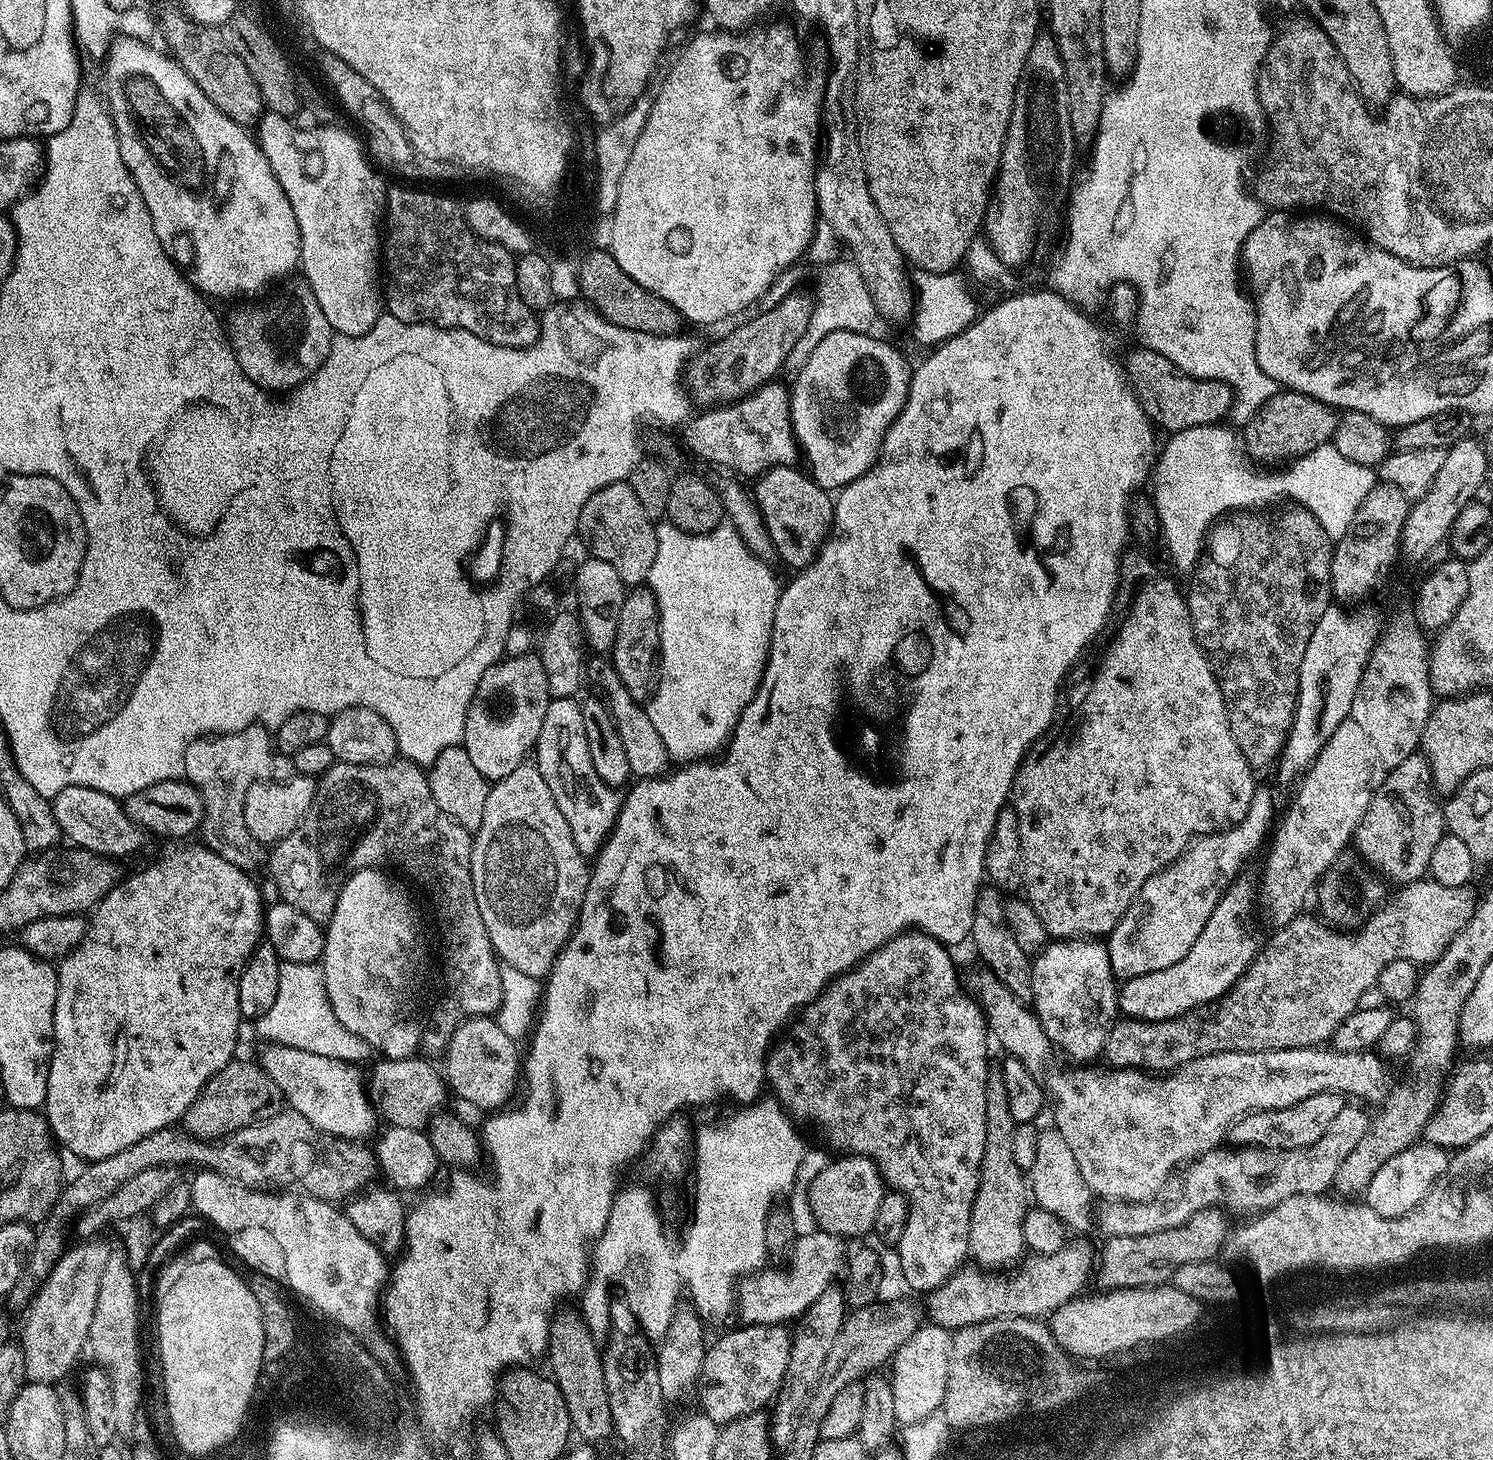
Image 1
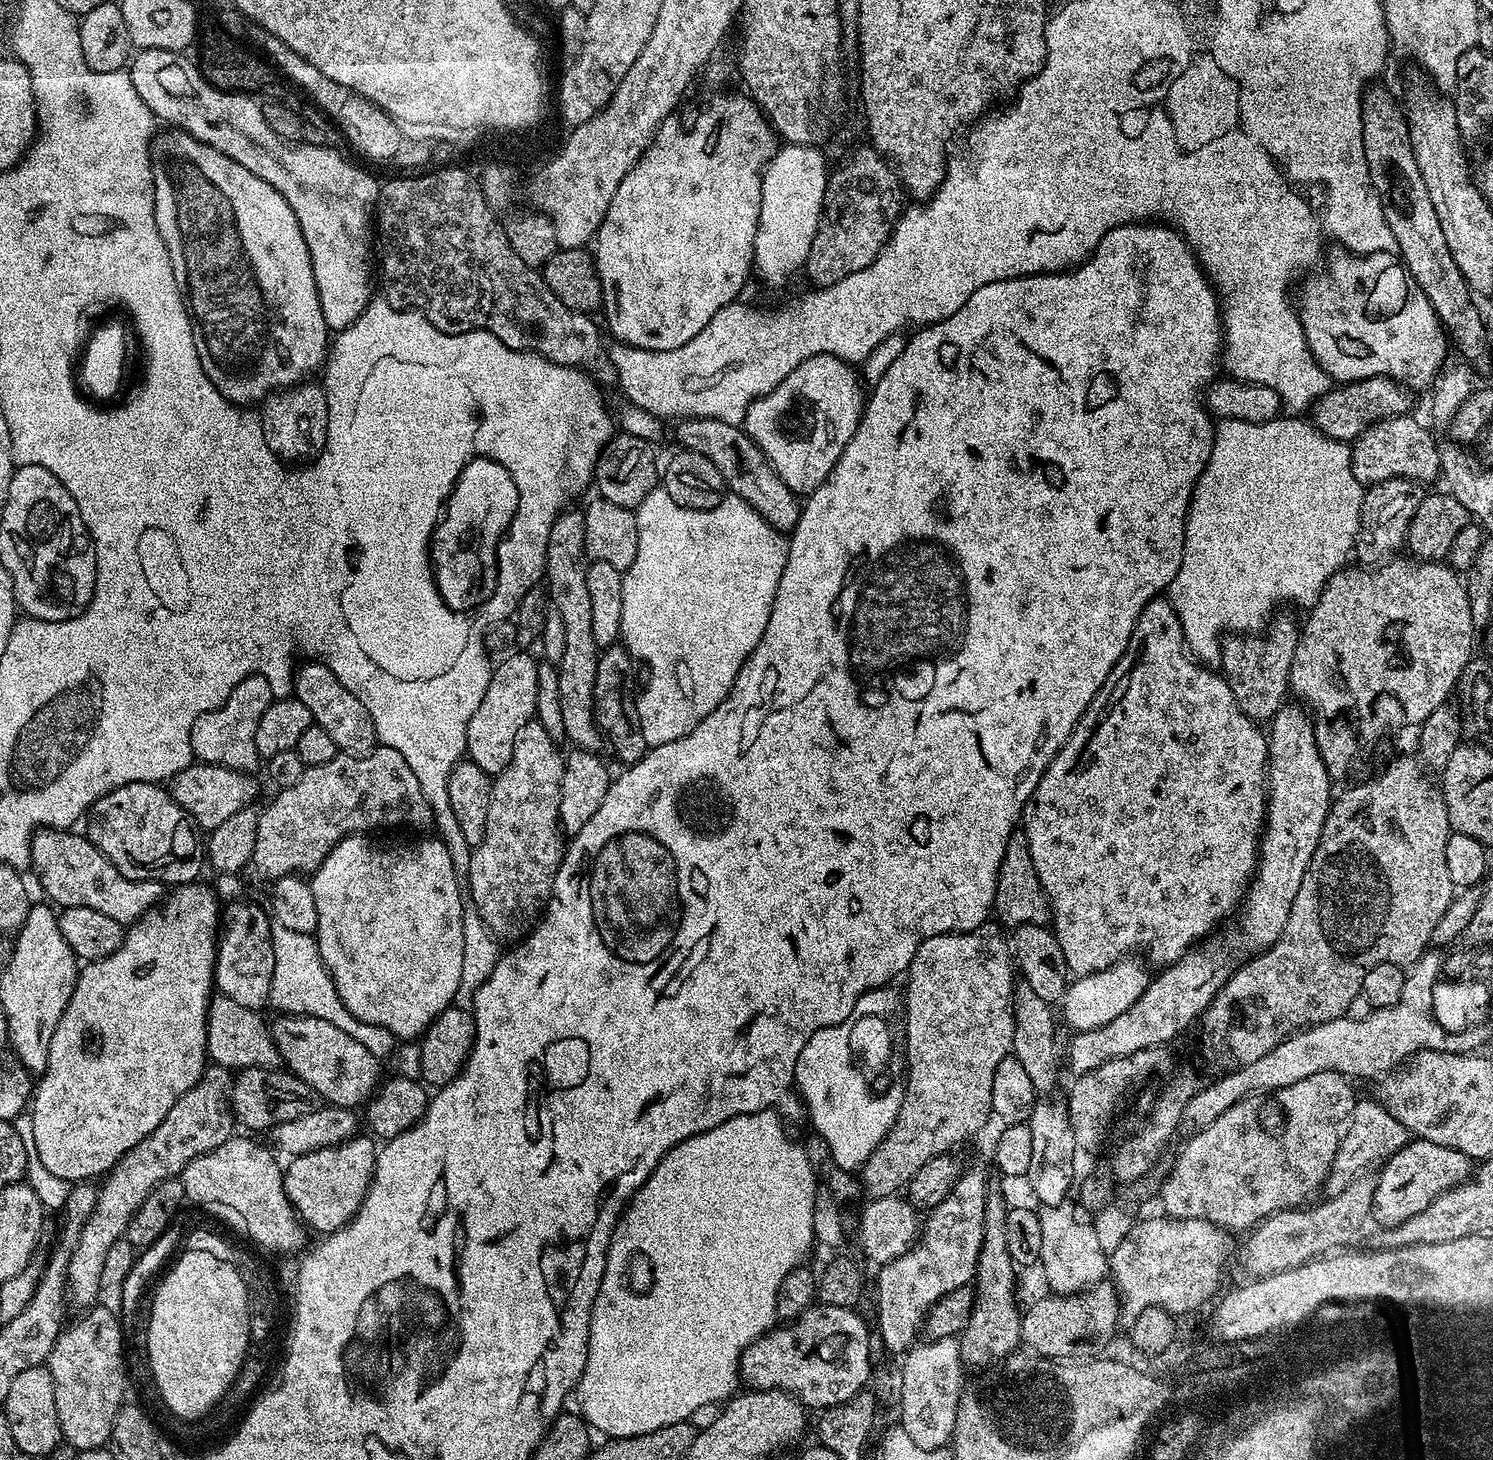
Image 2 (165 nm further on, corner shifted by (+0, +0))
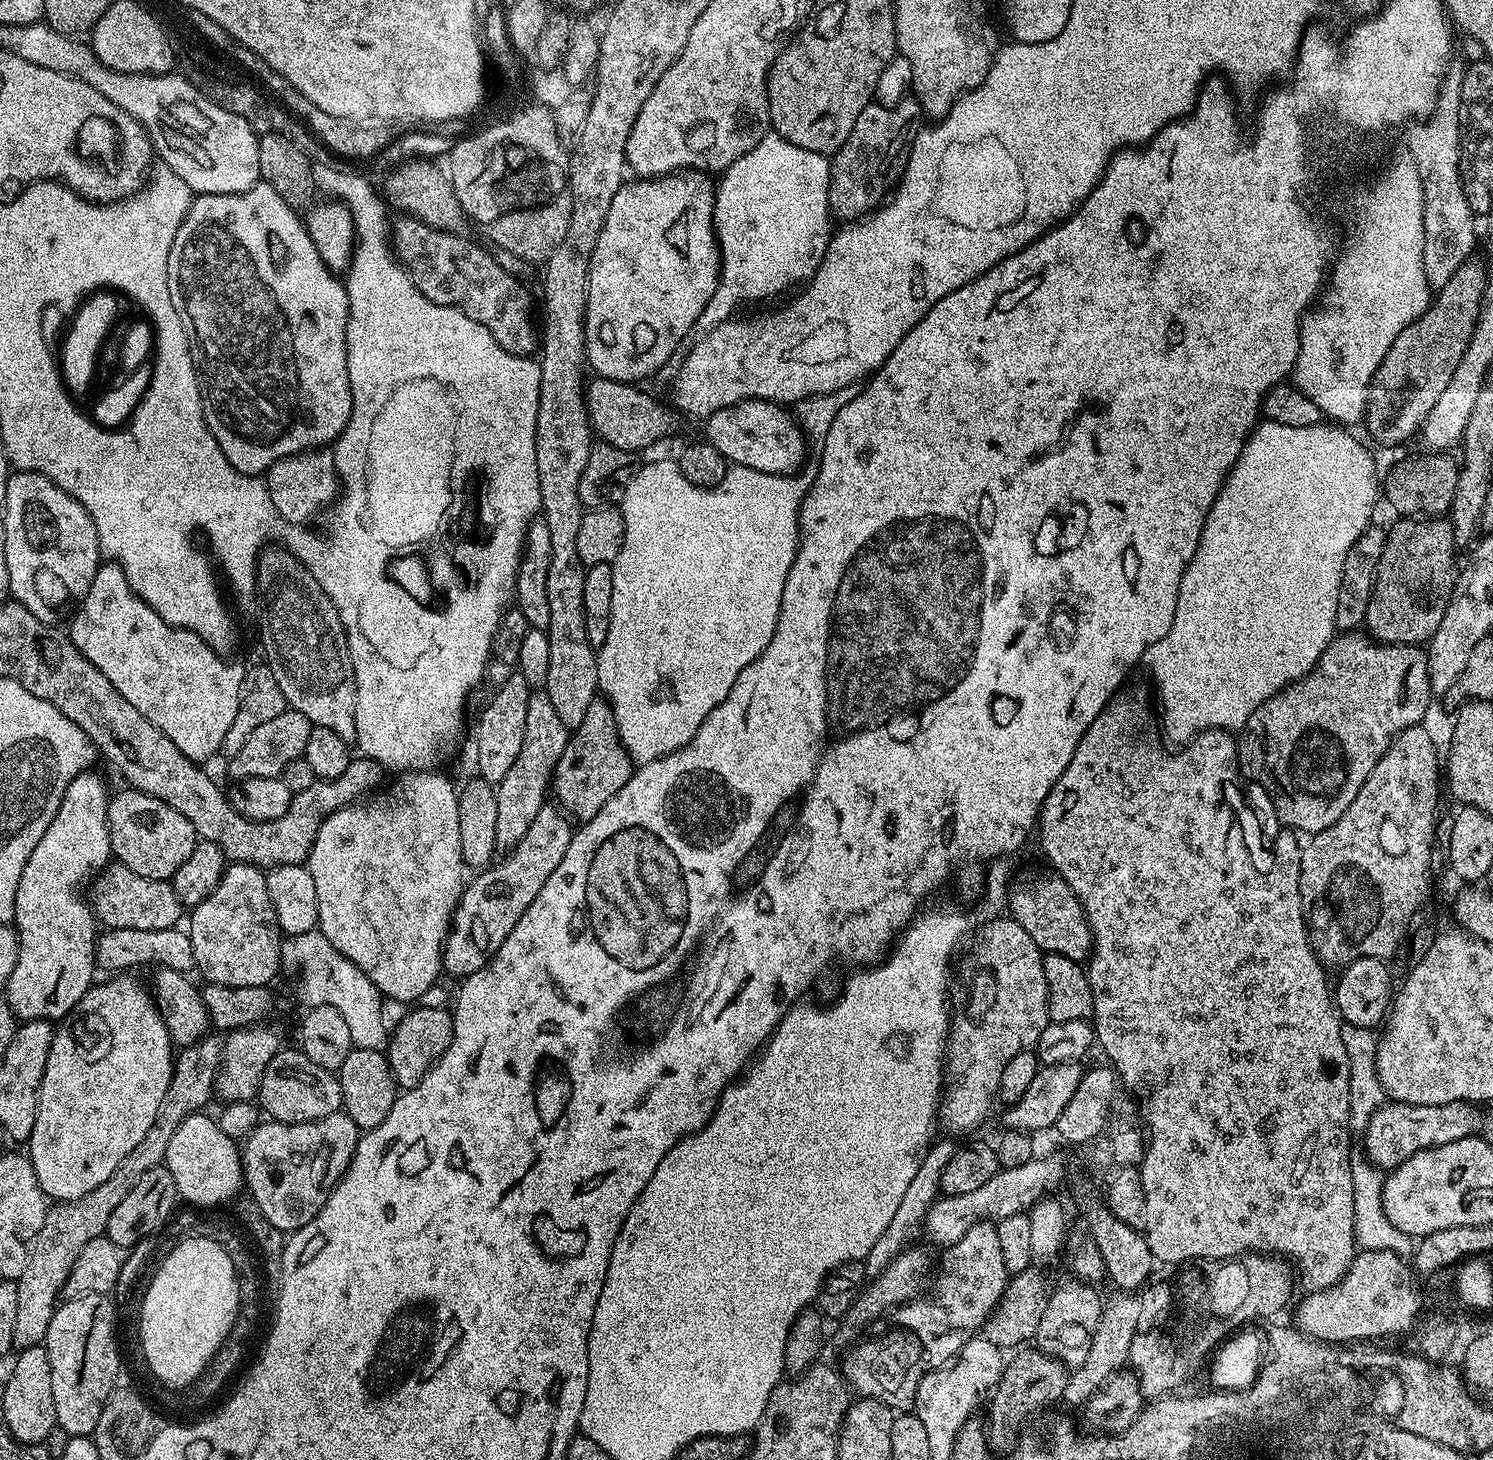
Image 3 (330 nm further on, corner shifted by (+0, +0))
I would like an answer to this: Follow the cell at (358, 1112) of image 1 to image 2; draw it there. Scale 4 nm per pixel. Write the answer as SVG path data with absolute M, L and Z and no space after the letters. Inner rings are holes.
M216 994L208 1005L206 1042L208 1059L217 1068L239 1070L241 1068L275 1068L281 1063L276 1043L272 1040L269 1021L260 1017L255 1008L238 1006L230 998Z

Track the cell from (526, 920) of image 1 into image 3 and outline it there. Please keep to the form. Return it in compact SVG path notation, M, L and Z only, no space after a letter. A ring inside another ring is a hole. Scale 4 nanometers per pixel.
M543 690L533 691L530 702L526 702L526 734L522 738L522 750L506 773L506 778L495 785L498 798L498 827L494 830L496 846L500 850L510 850L530 830L530 822L538 810L549 799L552 771L566 750L570 730L558 718L554 706L550 703L548 693Z

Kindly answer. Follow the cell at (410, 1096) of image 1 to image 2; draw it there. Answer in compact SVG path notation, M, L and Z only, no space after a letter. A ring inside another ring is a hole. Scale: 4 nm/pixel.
M280 1014L275 1018L277 1020L273 1019L270 1024L272 1040L276 1043L283 1067L287 1071L302 1078L302 1082L309 1084L317 1097L329 1105L349 1110L359 1109L359 1104L360 1107L367 1105L372 1093L381 1083L380 1068L382 1068L382 1064L374 1054L370 1054L366 1050L366 1046L362 1046L362 1042L350 1038L350 1034L346 1034L346 1030L338 1030L338 1026L334 1026L330 1022L322 1022L322 1018L289 1016L287 1014Z

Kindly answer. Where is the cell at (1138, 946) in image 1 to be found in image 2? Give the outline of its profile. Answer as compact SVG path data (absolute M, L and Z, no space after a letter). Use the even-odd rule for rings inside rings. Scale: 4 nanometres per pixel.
M1132 959L1119 960L1106 970L1089 976L1077 976L1069 983L1062 997L1062 1005L1064 1004L1064 1020L1072 1027L1073 1033L1106 1026L1106 1022L1118 1018L1122 1010L1130 1010L1130 1006L1134 1006L1134 1002L1142 998L1142 994L1148 989L1150 975L1138 961Z

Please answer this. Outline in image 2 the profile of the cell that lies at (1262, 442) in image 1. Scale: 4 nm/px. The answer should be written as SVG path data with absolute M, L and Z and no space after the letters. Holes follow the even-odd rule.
M1387 376L1353 380L1329 387L1328 392L1316 401L1310 416L1323 436L1351 442L1357 440L1371 424L1388 420L1391 416L1409 415L1413 411L1412 396L1413 393L1403 384Z

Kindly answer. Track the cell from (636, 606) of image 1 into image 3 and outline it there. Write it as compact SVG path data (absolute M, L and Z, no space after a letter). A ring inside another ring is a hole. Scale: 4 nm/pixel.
M598 698L590 702L582 722L571 729L566 750L562 750L562 758L558 758L552 771L550 792L554 800L556 796L555 803L573 821L583 822L594 818L594 814L598 814L598 810L602 810L602 806L606 806L606 802L610 802L610 798L614 798L614 794L626 786L633 771L634 762L622 746L612 708L607 700Z

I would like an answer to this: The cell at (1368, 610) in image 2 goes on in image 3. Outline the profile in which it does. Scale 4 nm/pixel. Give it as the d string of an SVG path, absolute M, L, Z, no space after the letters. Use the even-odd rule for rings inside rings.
M1353 630L1337 635L1331 640L1326 646L1322 658L1318 658L1318 662L1312 667L1311 672L1307 672L1302 679L1294 681L1293 684L1287 684L1281 692L1271 696L1259 710L1250 714L1247 724L1244 725L1238 736L1236 754L1239 771L1243 775L1245 772L1250 779L1257 780L1268 791L1268 796L1272 799L1277 814L1288 823L1285 825L1300 834L1303 832L1315 834L1334 826L1334 822L1338 822L1338 818L1342 818L1342 814L1346 814L1350 802L1354 802L1354 798L1358 798L1358 790L1362 789L1363 783L1370 778L1371 771L1378 765L1378 760L1386 754L1392 740L1408 727L1419 725L1434 700L1431 680L1428 677L1428 657L1423 647L1411 644L1381 644L1368 634L1359 636L1360 634L1359 631Z

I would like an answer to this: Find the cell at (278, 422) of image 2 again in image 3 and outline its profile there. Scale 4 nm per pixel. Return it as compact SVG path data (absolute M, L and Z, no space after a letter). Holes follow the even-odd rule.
M309 450L287 456L268 468L266 483L270 502L274 502L274 510L281 519L288 524L307 525L307 520L314 519L324 507L327 509L337 499L340 478L336 475L335 455L328 450Z

